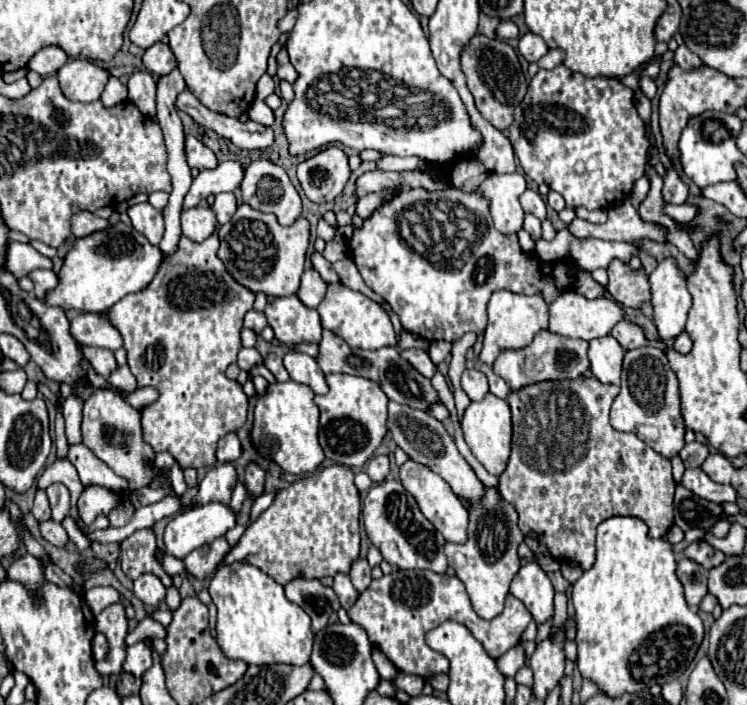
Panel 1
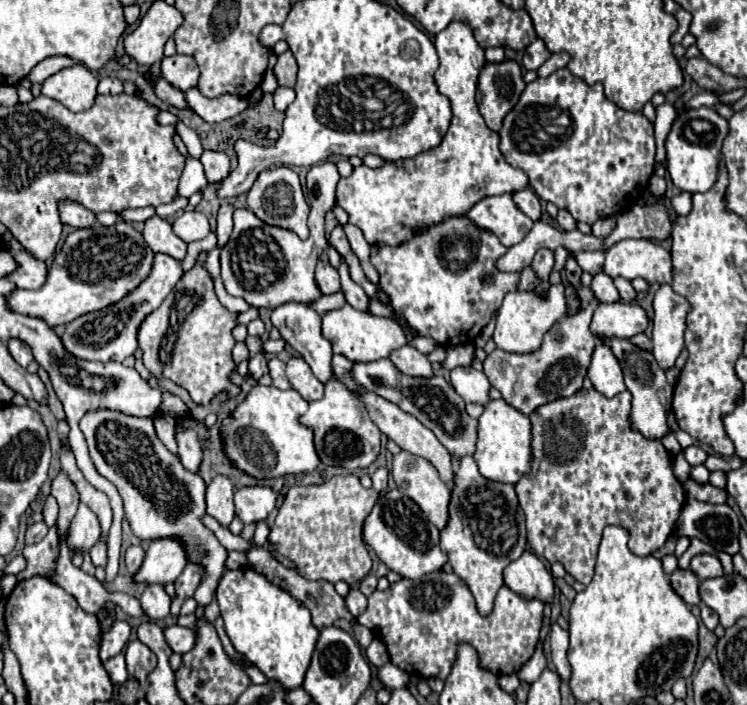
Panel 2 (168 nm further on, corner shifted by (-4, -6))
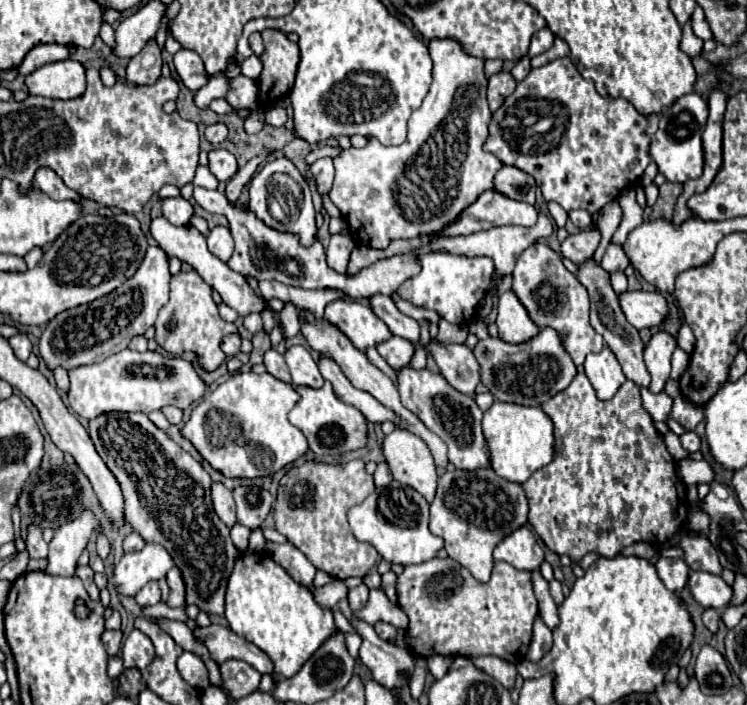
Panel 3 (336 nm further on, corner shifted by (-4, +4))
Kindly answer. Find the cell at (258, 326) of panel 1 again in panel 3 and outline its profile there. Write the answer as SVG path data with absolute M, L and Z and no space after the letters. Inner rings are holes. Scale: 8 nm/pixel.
M250 313L248 317L244 317L244 327L254 335L258 331L262 331L262 317L258 313Z

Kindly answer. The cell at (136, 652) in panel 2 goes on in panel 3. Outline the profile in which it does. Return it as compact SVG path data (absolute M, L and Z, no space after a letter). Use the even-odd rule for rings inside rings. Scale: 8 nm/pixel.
M134 629L122 645L122 661L124 667L136 667L136 669L146 669L150 665L150 661L154 659L154 645L150 641L148 635L144 635L142 631Z

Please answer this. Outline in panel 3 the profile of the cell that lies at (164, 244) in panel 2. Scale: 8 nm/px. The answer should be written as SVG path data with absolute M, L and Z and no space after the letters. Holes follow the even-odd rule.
M158 217L158 219L152 221L150 231L152 231L152 237L158 241L158 245L160 245L170 257L178 257L180 261L186 261L192 269L196 269L198 275L200 275L210 287L214 287L214 289L220 293L222 301L224 301L226 305L230 305L234 311L238 311L238 315L246 317L246 315L250 315L250 313L262 313L264 309L268 309L268 303L266 303L262 297L258 297L258 295L254 293L254 289L248 285L248 281L246 281L240 273L236 273L234 269L230 269L228 263L220 261L216 255L212 255L212 253L208 251L208 247L206 247L206 237L204 237L196 227L192 227L192 225L188 225L188 227L176 227L176 225L170 225L168 221L164 221L164 217Z

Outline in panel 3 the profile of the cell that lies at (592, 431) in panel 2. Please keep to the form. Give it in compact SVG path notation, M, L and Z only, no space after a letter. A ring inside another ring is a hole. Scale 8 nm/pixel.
M578 373L574 381L564 391L550 397L542 409L554 423L556 457L552 465L536 471L522 487L530 499L528 523L550 551L568 555L578 563L592 551L602 557L616 557L622 547L636 541L650 545L666 543L682 531L688 515L686 487L676 475L674 457L666 451L662 435L654 429L652 417L642 407L640 391L634 381L626 381L612 399L600 401L588 377Z

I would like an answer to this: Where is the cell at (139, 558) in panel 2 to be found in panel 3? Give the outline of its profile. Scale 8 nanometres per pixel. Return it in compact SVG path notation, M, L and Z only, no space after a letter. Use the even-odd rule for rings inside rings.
M130 533L126 539L124 539L124 551L130 553L130 551L140 551L144 547L144 539L138 535L138 533Z

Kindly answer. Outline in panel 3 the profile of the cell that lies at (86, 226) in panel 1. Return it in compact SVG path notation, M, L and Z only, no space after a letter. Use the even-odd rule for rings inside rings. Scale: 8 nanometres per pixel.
M40 167L34 175L34 185L38 189L44 189L44 193L48 193L50 197L56 197L56 199L72 199L72 197L80 197L76 191L68 189L64 185L64 181L48 167Z

